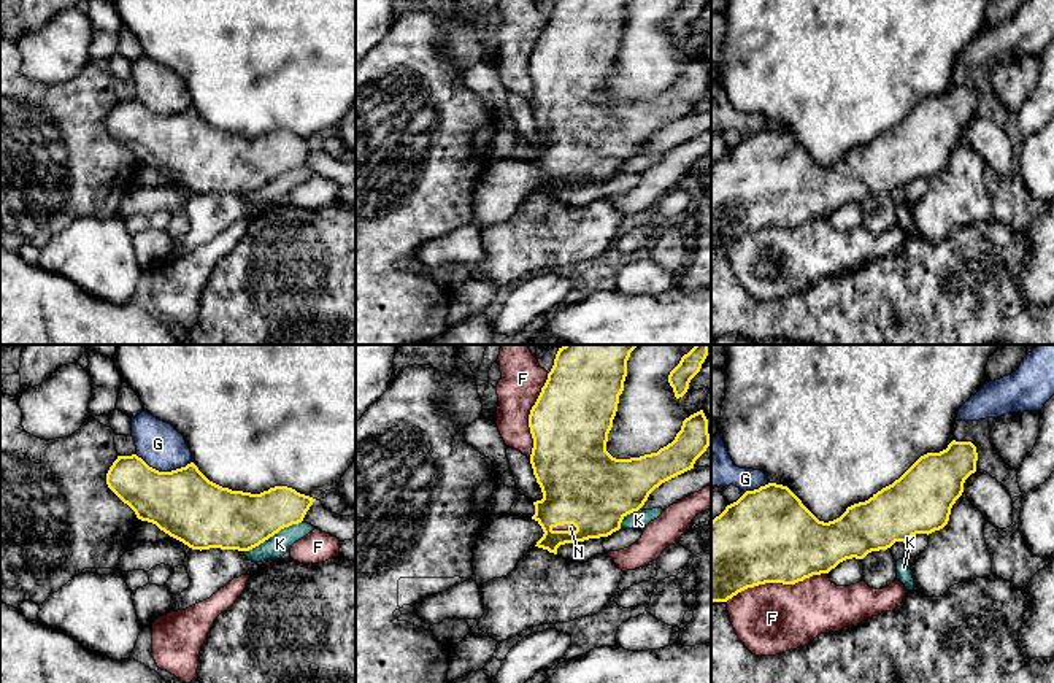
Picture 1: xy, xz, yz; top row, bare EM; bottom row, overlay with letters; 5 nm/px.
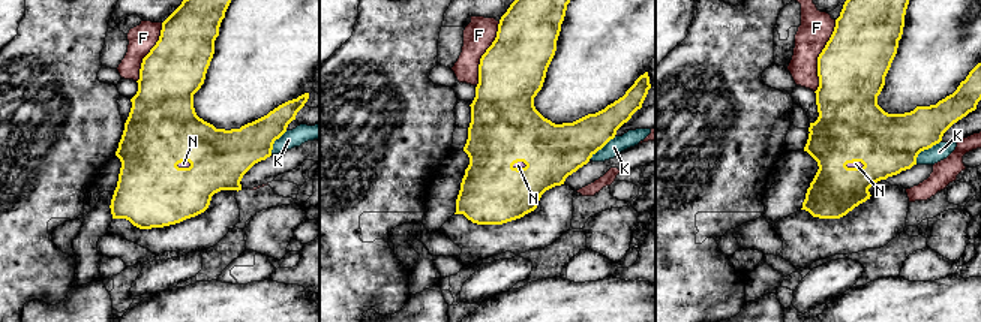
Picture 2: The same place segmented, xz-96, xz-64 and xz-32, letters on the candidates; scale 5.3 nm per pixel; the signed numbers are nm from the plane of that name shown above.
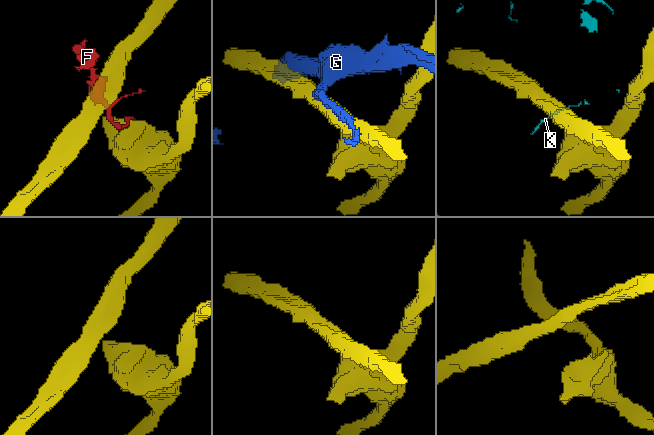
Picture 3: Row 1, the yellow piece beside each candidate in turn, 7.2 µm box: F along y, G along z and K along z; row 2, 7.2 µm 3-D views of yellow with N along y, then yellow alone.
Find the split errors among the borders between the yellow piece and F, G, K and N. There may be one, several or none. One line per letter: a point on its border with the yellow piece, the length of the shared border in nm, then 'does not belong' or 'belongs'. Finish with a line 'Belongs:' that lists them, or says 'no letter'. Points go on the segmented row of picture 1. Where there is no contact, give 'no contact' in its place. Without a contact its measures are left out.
F: yz (775, 582) | 550 nm | does not belong
G: xy (164, 472) | 300 nm | does not belong
K: xy (272, 536) | 340 nm | does not belong
N: xz (564, 531) | 140 nm | belongs
Belongs: N

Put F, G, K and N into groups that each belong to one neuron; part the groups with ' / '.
F / G / K / N

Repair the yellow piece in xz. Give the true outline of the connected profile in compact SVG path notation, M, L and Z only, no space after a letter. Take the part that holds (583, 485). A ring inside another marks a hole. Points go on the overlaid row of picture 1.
M564 345L530 410L533 438L530 464L543 499L533 502L543 537L535 546L557 554L565 543L608 537L622 519L638 511L662 483L694 469L711 443L703 410L683 421L675 440L657 453L616 459L606 451L608 434L624 391L627 361L638 345Z

